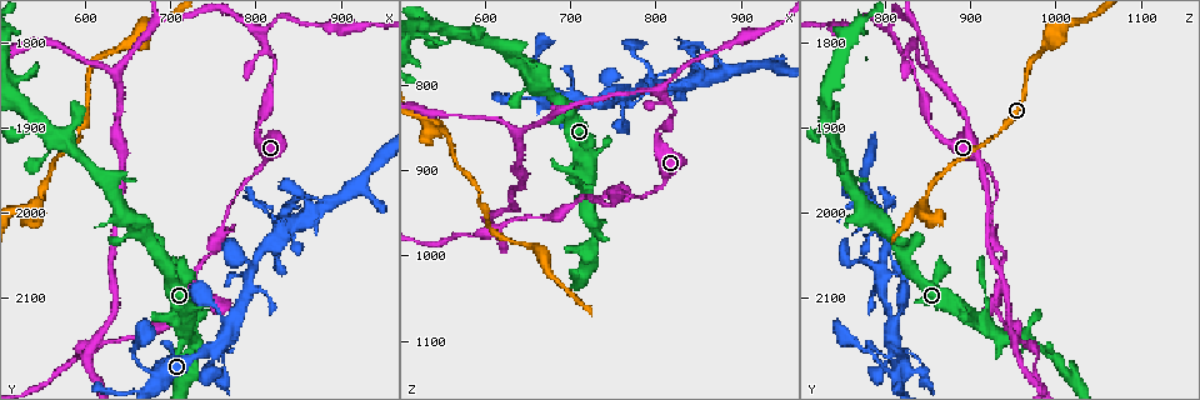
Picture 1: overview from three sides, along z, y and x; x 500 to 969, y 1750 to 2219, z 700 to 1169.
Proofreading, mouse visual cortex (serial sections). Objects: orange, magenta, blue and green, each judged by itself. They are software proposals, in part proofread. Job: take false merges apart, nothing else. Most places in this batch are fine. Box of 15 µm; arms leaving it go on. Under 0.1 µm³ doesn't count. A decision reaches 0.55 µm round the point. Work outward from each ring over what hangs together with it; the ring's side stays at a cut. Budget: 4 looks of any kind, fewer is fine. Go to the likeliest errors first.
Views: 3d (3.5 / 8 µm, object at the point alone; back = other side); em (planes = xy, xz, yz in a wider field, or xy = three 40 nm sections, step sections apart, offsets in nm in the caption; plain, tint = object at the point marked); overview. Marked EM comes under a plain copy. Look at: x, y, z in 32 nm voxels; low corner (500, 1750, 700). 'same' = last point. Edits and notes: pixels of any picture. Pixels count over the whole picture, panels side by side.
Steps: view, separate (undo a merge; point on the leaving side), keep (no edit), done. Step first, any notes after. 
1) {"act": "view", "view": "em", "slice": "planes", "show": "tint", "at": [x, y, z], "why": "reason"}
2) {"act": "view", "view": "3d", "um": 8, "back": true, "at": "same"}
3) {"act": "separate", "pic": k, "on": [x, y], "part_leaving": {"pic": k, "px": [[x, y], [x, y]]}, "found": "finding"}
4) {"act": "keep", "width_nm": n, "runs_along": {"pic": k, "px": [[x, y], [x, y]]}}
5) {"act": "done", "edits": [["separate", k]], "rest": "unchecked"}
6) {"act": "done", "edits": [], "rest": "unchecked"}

{"act": "view", "view": "3d", "um": 3.5, "at": [760, 2020, 925]}

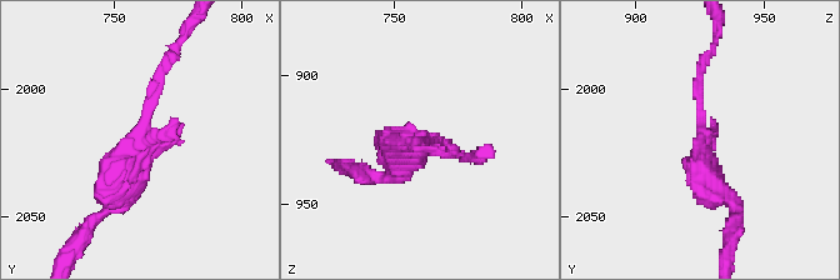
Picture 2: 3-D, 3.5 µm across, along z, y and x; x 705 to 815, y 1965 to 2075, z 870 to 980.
{"act": "view", "view": "em", "slice": "xy", "step": 5, "show": "tint", "at": [761, 2019, 927]}

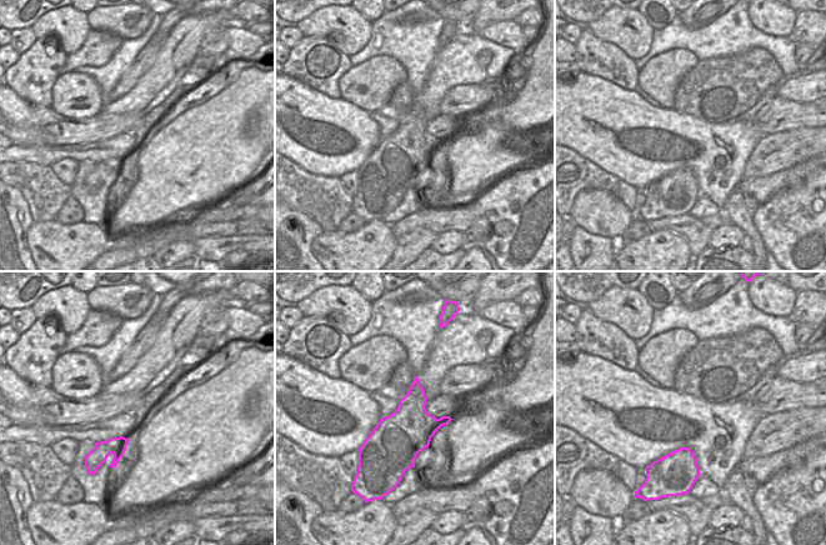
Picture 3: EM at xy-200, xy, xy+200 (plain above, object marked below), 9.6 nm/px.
{"act": "keep", "runs_along": {"pic": 2, "px": [[168, 61], [118, 203]]}, "found": "continuous, no second cell"}

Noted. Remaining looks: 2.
{"act": "view", "view": "3d", "um": 3.5, "at": [540, 1985, 840], "why": "a fork"}

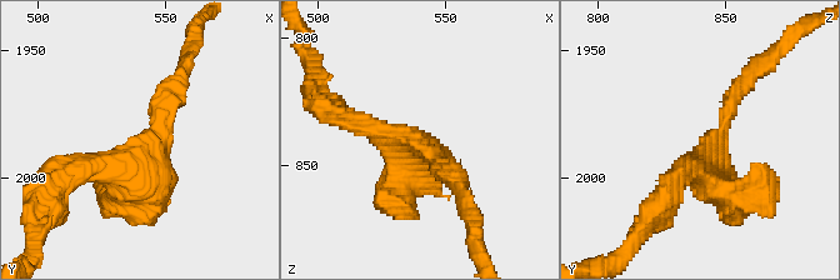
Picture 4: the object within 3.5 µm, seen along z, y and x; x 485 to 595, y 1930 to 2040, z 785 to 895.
{"act": "view", "view": "em", "slice": "xy", "step": 3, "show": "tint", "at": [545, 1988, 844]}

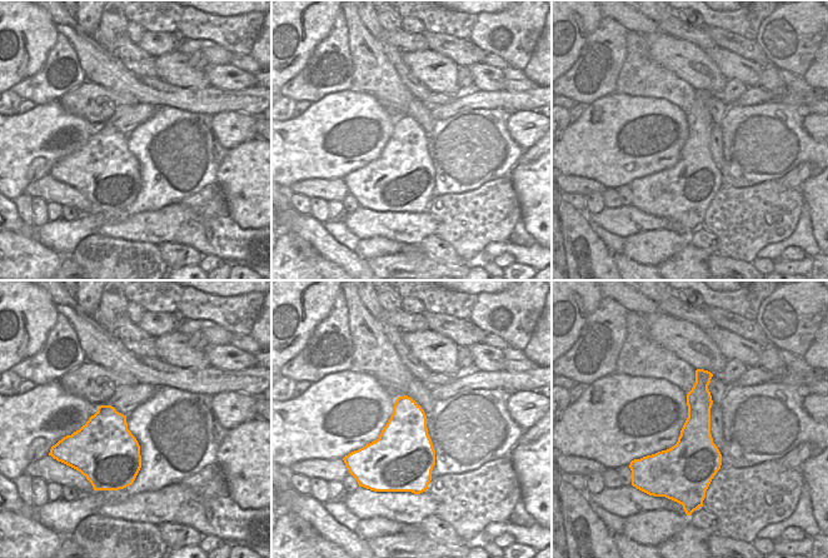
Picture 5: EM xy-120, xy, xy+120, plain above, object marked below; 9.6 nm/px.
{"act": "keep", "width_nm": 500, "runs_along": {"pic": 4, "px": [[178, 81], [154, 178], [120, 196]]}, "found": "all the same cell"}

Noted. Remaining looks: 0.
{"act": "done", "edits": [], "rest": "unchecked"}

